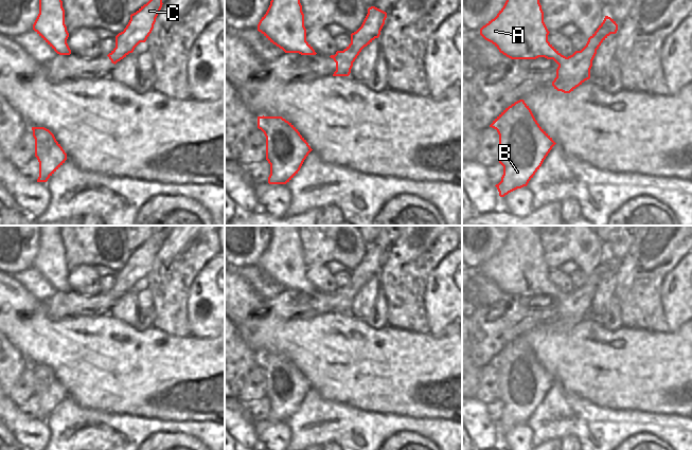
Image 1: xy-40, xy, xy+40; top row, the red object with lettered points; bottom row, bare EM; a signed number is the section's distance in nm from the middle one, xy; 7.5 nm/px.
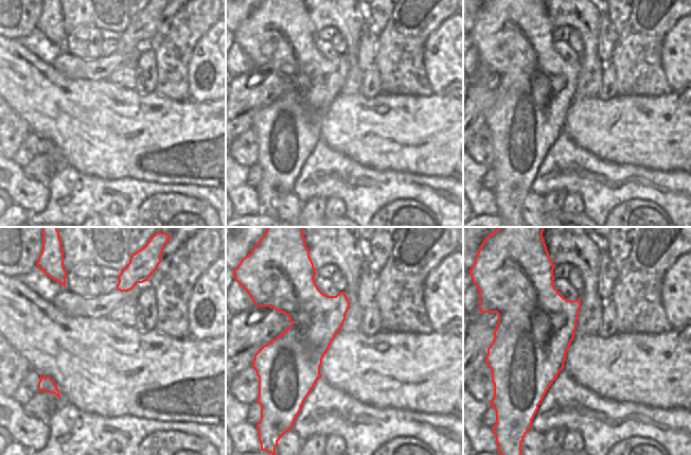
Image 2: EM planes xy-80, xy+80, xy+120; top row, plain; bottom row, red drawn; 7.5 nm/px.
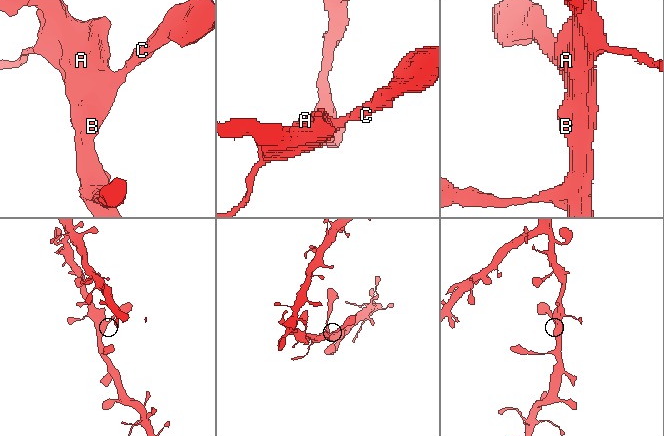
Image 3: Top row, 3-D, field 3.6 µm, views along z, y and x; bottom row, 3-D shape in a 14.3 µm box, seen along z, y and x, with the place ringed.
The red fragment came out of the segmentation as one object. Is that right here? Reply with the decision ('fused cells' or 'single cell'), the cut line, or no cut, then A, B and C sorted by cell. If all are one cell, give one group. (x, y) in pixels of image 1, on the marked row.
single cell | no cut | A B C

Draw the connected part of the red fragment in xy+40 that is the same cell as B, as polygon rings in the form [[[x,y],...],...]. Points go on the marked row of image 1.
[[[524,100],[505,108],[490,125],[499,134],[499,163],[503,166],[501,181],[496,184],[500,197],[527,186],[544,160],[556,144],[539,126],[531,109]]]

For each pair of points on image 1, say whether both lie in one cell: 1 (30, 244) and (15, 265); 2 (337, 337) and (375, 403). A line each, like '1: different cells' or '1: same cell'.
1: same cell
2: same cell

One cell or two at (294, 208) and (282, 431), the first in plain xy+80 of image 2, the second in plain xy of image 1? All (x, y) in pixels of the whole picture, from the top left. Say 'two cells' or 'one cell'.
one cell

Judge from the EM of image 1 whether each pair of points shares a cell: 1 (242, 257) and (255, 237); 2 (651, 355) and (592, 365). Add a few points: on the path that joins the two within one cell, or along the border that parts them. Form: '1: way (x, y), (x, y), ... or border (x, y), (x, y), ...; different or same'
1: way (247, 254), (251, 251), (254, 242); same
2: way (636, 364), (607, 364); same

